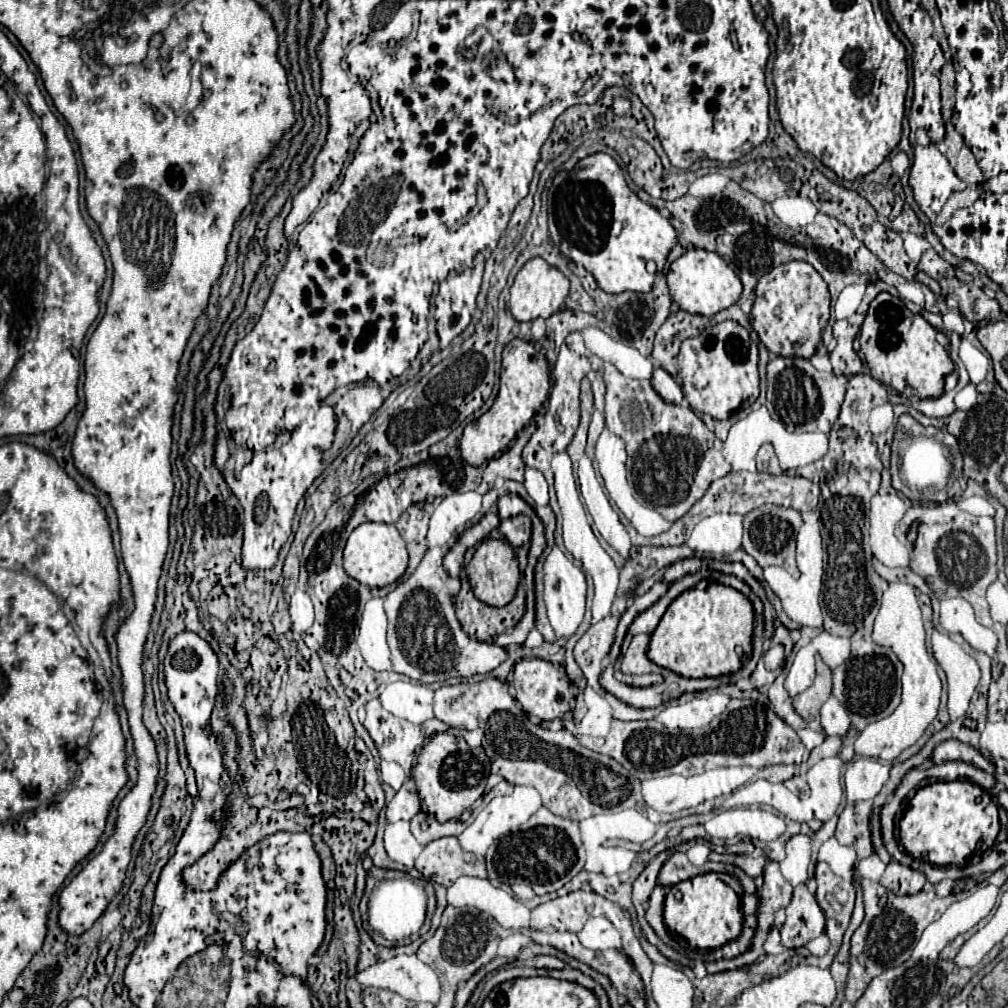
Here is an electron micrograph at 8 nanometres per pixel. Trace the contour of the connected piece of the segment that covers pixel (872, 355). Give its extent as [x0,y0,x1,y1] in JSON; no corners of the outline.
[859,292,953,400]

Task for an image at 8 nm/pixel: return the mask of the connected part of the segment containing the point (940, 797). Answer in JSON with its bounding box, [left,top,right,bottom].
[899,780,999,866]

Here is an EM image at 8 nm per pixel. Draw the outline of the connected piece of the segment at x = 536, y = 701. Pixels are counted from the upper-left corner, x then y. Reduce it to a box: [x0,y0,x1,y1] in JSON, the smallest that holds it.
[513,658,573,720]

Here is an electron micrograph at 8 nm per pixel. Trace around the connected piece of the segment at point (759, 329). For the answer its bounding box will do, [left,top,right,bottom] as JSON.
[751,260,829,358]

